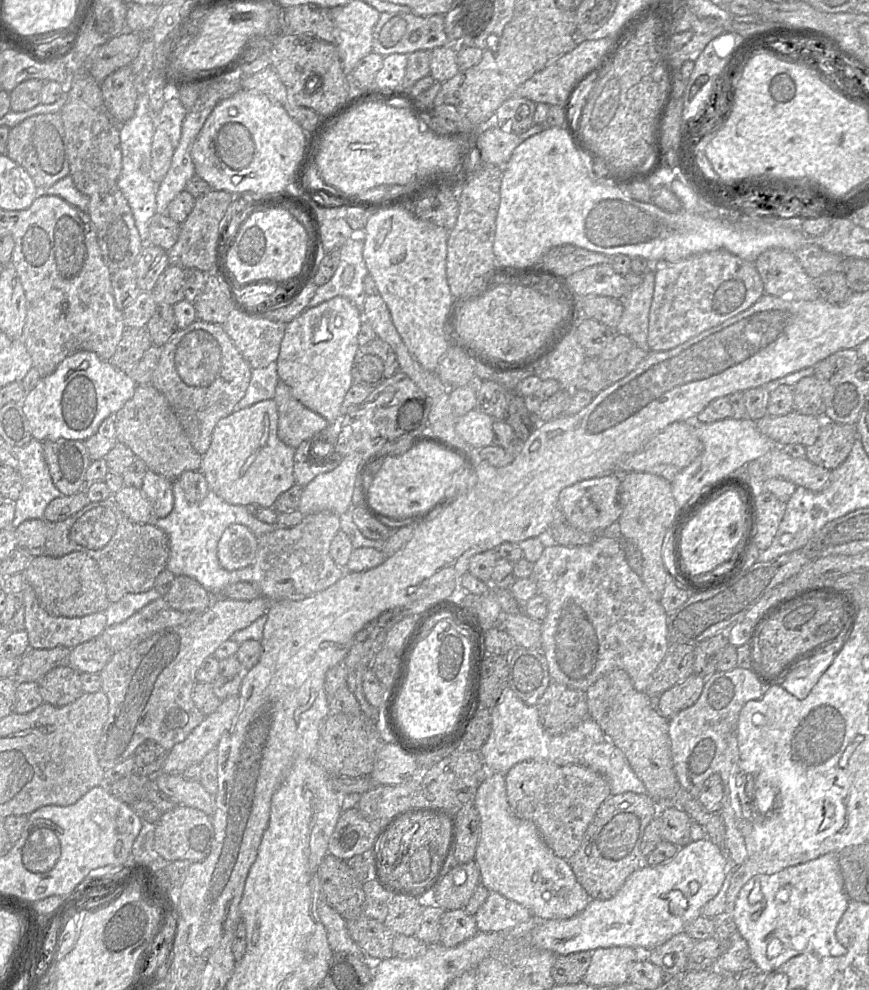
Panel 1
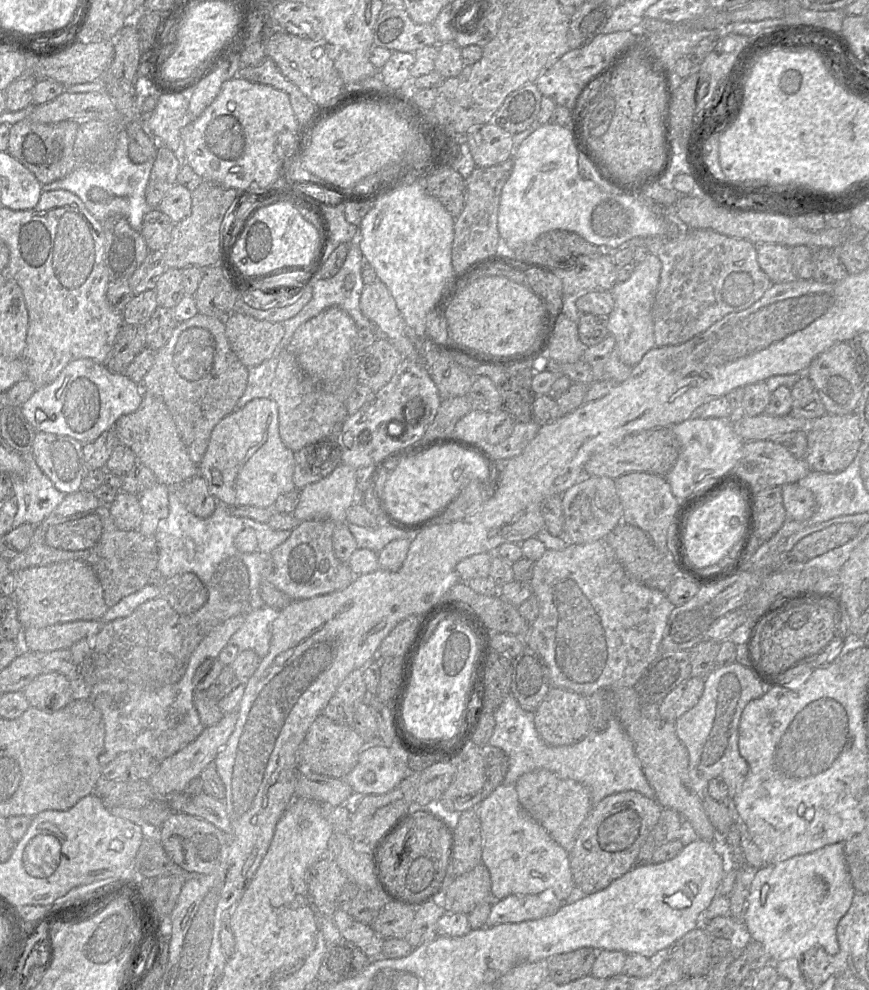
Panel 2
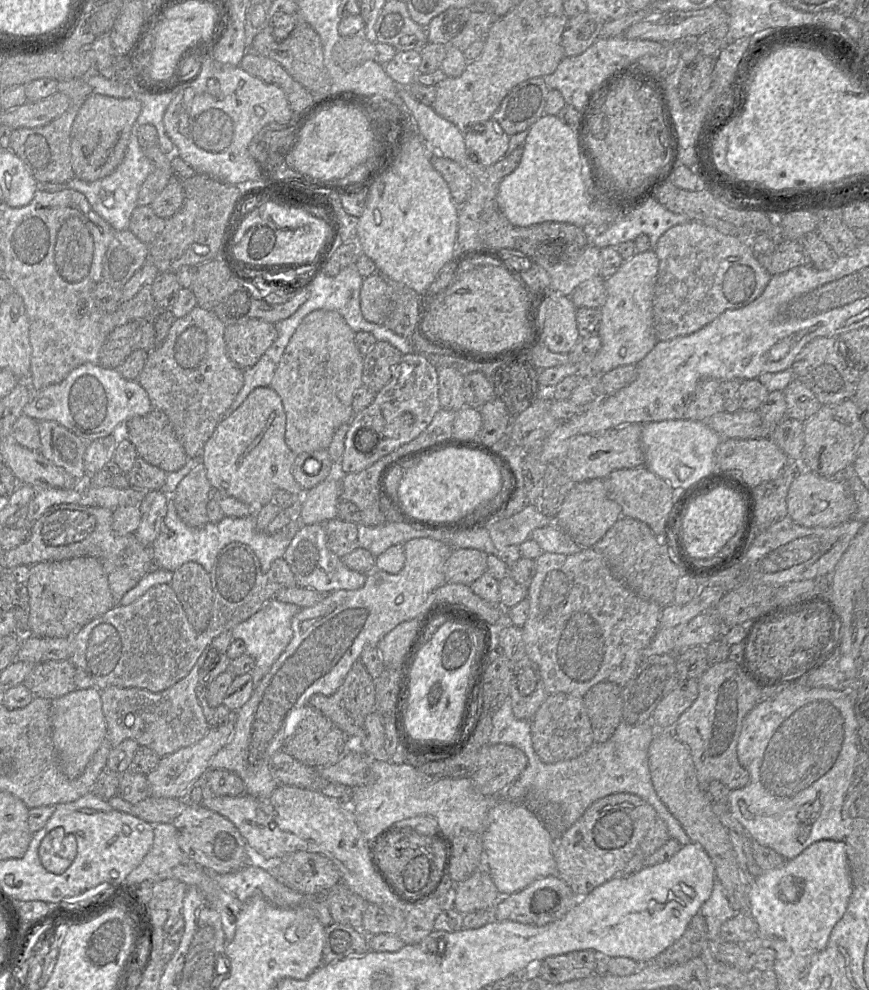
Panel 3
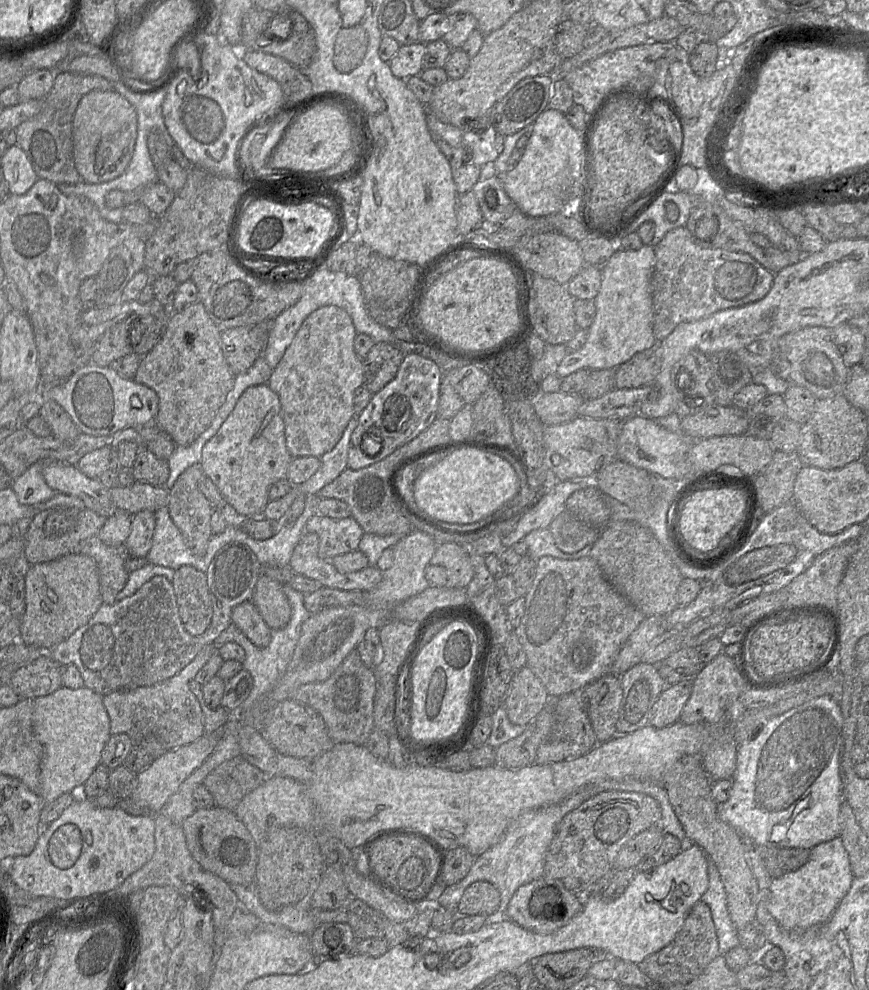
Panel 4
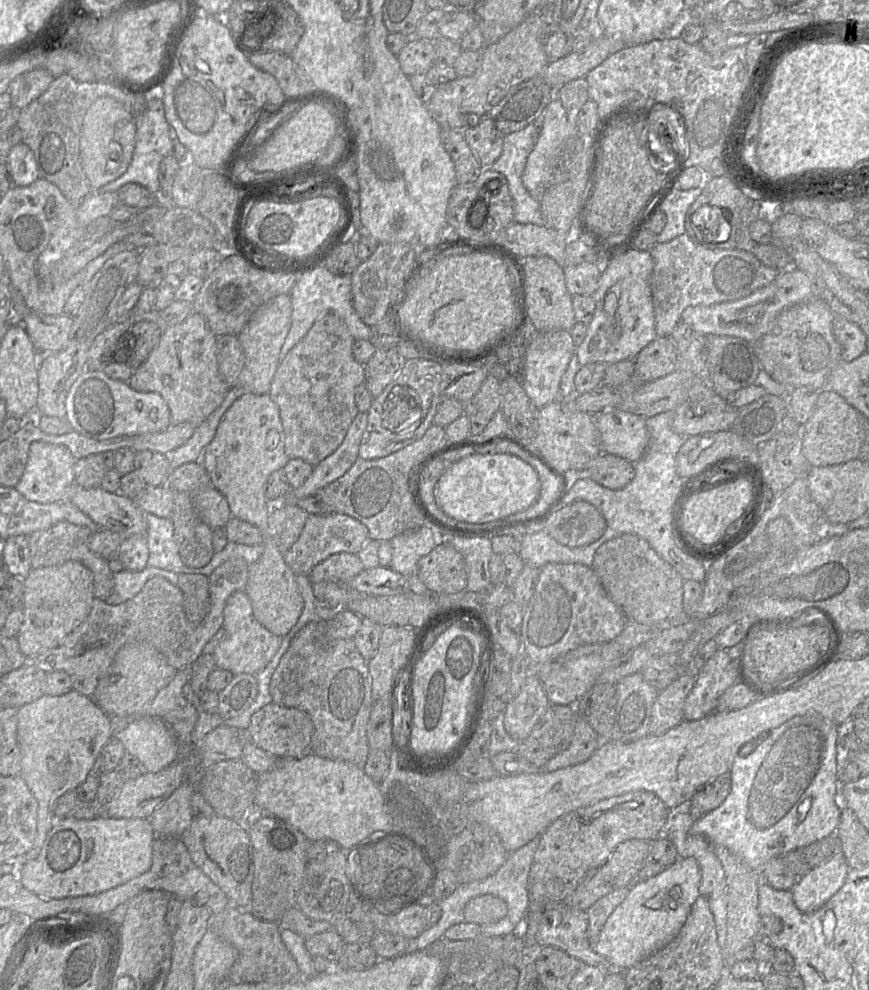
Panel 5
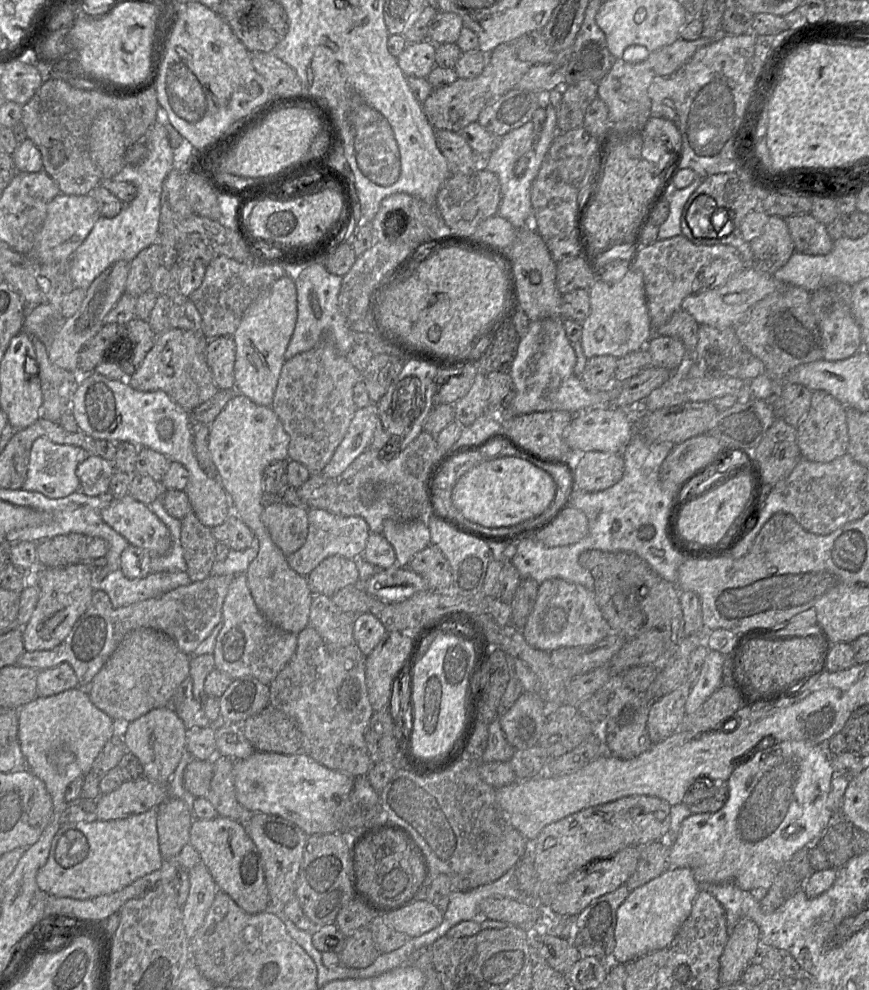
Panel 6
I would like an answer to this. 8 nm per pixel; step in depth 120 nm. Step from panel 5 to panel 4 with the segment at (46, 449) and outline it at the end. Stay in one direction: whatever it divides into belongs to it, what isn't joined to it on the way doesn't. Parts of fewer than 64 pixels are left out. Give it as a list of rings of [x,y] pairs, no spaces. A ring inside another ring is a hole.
[[[44,462],[32,464],[12,485],[19,502],[27,506],[36,506],[51,499],[56,492],[46,483],[42,469]]]

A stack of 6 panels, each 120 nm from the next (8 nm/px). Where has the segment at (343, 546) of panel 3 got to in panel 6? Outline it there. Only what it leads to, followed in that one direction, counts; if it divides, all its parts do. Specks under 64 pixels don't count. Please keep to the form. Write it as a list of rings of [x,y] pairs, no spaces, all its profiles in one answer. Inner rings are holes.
[[[308,509],[308,533],[303,545],[287,556],[289,566],[302,576],[309,574],[325,558],[340,555],[356,559],[362,555],[370,530],[367,523],[358,516],[341,517],[322,509]]]

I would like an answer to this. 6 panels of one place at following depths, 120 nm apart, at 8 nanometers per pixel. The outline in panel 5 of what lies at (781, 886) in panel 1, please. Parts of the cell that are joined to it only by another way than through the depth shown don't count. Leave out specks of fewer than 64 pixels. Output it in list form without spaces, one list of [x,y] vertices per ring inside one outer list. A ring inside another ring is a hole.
[[[842,850],[813,867],[791,890],[795,906],[804,913],[821,908],[844,885],[849,869]]]

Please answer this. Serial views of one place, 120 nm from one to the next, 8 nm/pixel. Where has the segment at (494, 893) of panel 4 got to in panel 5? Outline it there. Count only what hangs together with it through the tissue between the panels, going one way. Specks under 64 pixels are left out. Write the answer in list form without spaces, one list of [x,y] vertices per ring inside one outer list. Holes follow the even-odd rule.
[[[485,894],[472,898],[464,908],[467,922],[486,925],[498,922],[507,915],[507,904],[500,897]]]

